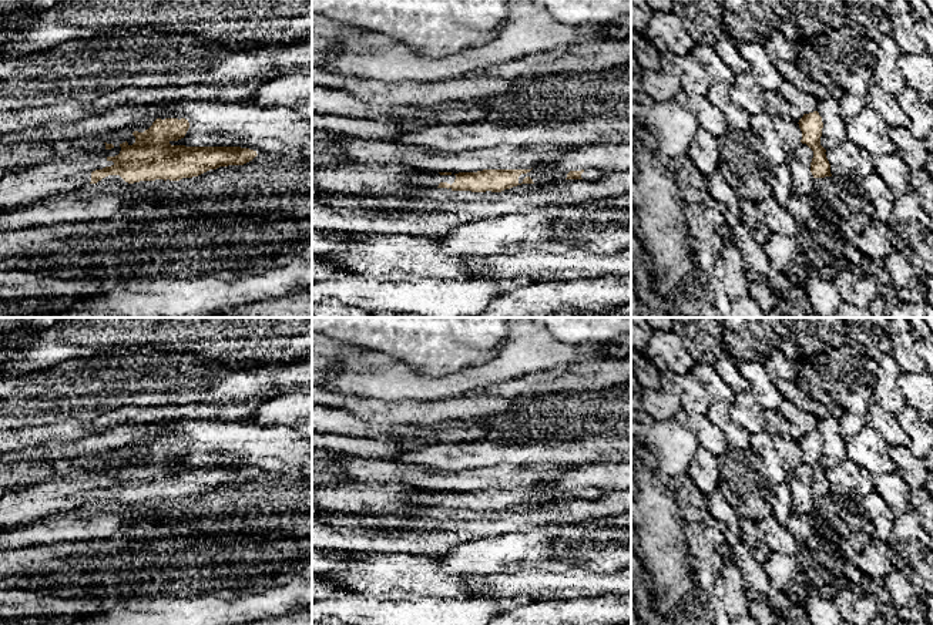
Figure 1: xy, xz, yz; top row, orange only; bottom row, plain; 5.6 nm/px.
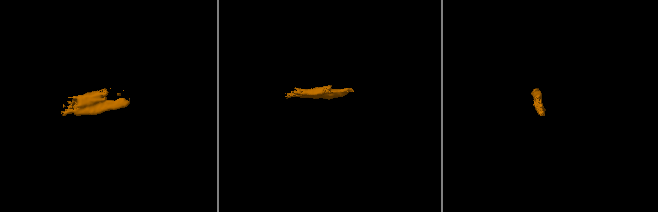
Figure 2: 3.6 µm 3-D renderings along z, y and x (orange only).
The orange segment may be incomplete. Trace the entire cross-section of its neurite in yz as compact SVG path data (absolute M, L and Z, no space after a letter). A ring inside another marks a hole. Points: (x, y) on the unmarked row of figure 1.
M818 430L803 433L799 438L799 447L802 450L802 463L806 463L813 470L813 477L810 481L810 491L813 497L832 495L830 483L826 477L826 468L820 464L822 456L822 436Z

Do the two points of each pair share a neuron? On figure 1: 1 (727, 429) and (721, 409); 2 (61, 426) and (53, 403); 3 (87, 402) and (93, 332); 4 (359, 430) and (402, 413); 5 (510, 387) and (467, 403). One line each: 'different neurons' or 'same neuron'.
1: same neuron
2: different neurons
3: different neurons
4: different neurons
5: different neurons

